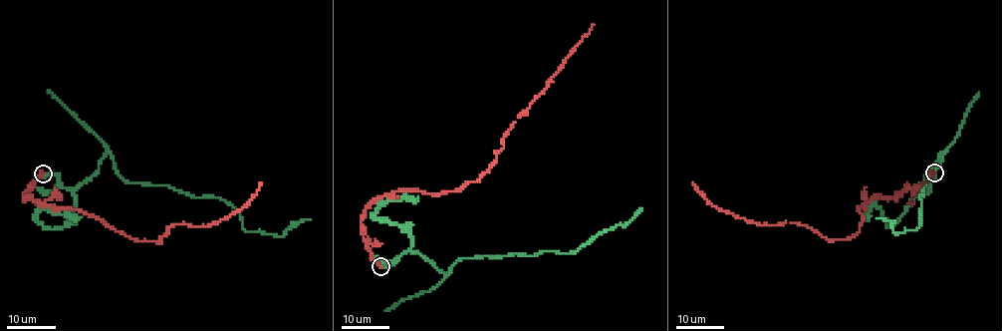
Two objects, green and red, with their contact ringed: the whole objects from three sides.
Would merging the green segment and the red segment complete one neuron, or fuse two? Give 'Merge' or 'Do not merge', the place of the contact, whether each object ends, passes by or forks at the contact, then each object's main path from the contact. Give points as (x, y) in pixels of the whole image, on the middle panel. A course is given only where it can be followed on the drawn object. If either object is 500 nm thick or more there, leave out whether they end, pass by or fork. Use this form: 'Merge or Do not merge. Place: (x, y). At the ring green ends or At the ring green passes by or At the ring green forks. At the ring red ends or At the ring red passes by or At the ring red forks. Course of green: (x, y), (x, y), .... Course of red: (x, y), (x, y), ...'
Do not merge. Place: (380, 266). Course of green: (380, 267), (406, 251), (446, 274), (460, 258), (575, 251), (641, 208). Course of red: (380, 267), (371, 257), (363, 212), (394, 191), (455, 191), (477, 181), (493, 164), (505, 134), (594, 24)

